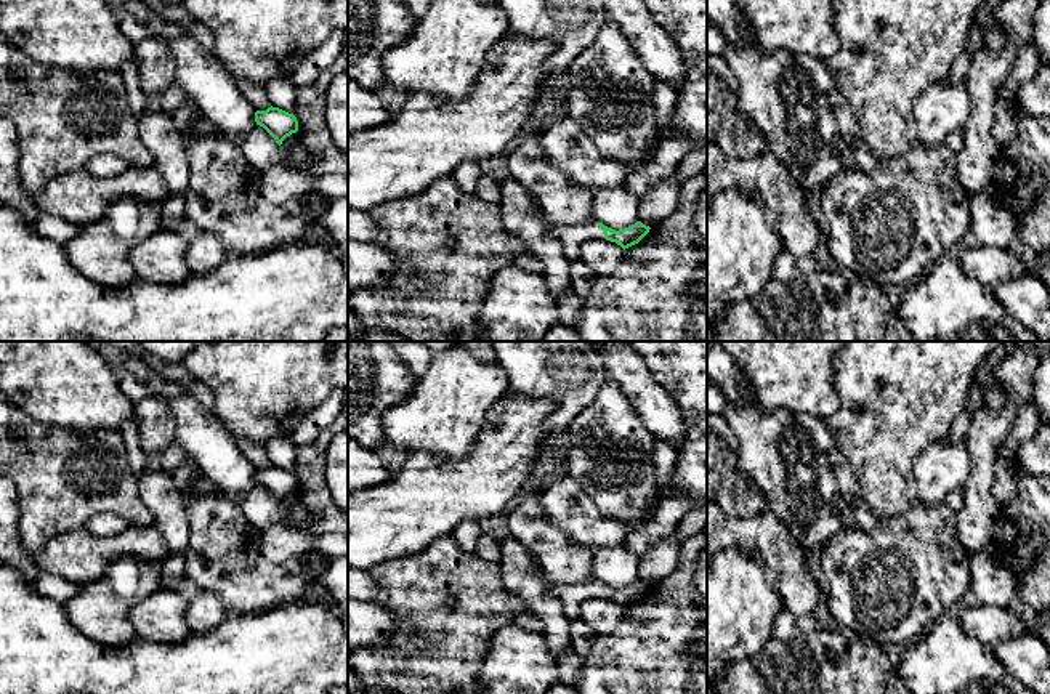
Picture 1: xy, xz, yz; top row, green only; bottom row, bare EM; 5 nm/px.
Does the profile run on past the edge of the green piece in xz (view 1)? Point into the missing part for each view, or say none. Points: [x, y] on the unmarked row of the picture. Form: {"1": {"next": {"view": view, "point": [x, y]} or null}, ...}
{"1": {"next": {"view": "xz", "point": [571, 597]}}}

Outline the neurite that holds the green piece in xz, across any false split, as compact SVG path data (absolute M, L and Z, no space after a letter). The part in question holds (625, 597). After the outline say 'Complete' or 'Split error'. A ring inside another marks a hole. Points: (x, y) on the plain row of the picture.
M593 580L588 583L558 585L547 583L547 590L561 603L564 615L572 622L580 615L580 606L592 598L606 598L616 601L624 609L638 603L648 591L649 585L636 580L624 588L611 588L603 582Z. Split error

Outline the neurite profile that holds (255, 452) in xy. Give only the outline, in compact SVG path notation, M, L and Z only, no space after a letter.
M239 439L237 442L244 455L253 463L256 470L266 470L271 466L263 446L255 444L250 439Z

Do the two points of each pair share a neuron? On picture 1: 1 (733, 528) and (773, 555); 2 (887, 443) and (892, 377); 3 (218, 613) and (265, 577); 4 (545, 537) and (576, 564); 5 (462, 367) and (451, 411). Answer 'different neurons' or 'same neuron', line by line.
1: same neuron
2: same neuron
3: different neurons
4: same neuron
5: same neuron

